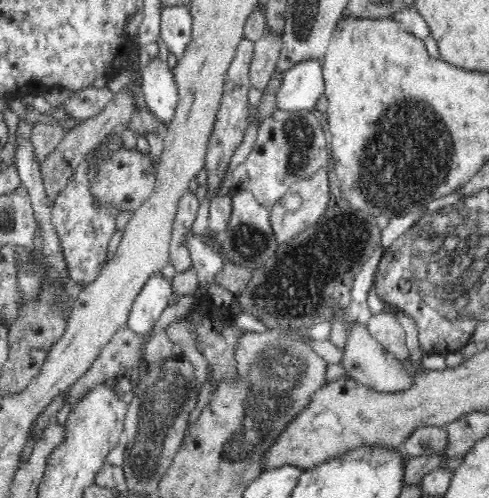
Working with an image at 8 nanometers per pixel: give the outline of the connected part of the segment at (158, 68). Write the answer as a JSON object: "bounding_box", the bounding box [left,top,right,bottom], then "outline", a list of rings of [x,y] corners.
{"bounding_box":[140,61,179,126],"outline":[[[151,61],[148,66],[140,68],[140,83],[148,108],[167,126],[174,117],[179,100],[173,71],[167,63]]]}

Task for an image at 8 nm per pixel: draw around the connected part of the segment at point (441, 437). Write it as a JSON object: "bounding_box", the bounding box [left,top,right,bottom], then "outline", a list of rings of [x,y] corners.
{"bounding_box":[404,427,446,456],"outline":[[[427,427],[414,430],[404,444],[404,452],[414,456],[432,455],[445,448],[446,430],[443,427]]]}

